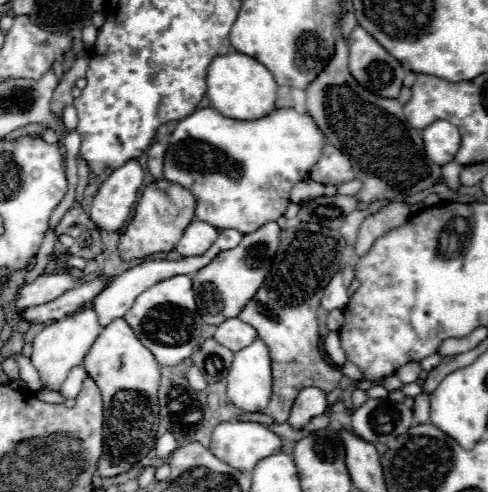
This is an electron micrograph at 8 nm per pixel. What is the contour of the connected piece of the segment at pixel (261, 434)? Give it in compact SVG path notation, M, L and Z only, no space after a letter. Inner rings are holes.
M228 421L220 423L210 441L210 451L240 471L252 471L264 457L278 453L282 441L266 425Z

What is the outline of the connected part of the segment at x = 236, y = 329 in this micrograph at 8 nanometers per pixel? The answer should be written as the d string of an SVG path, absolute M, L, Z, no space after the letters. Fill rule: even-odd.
M238 317L234 319L226 319L224 323L220 323L216 327L216 341L220 341L224 347L232 349L232 351L240 351L244 347L248 347L256 337L256 329L244 321L240 321Z

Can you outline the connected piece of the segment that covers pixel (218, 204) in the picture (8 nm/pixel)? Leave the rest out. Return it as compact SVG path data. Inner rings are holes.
M204 107L178 121L170 135L164 159L164 179L180 183L194 193L198 201L196 219L208 221L216 229L236 229L246 235L284 215L290 205L290 189L308 177L314 163L322 157L324 145L326 137L316 121L308 113L298 113L292 107L274 109L272 113L252 121L230 119L214 107Z

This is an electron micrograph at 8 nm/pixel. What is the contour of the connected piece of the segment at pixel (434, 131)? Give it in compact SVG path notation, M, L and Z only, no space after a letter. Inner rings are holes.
M434 121L422 129L424 151L434 163L450 163L456 149L460 147L460 133L450 121Z

